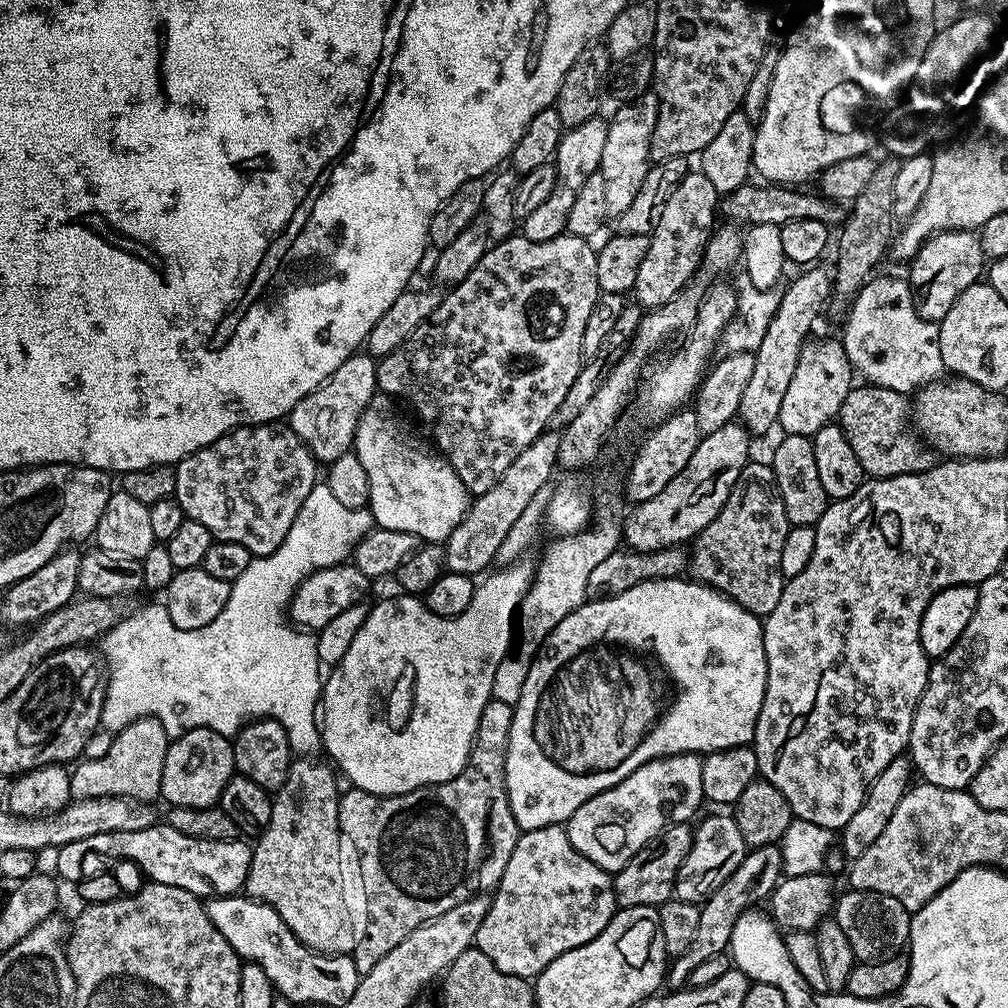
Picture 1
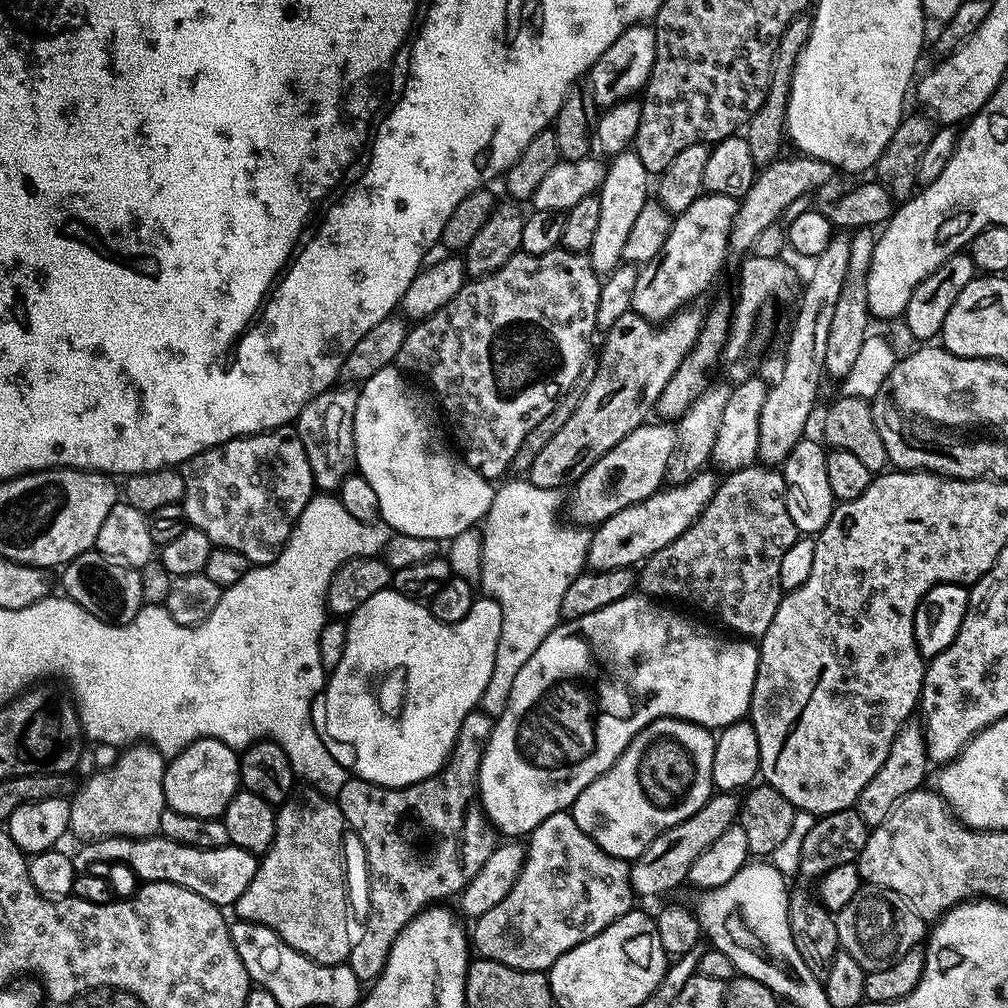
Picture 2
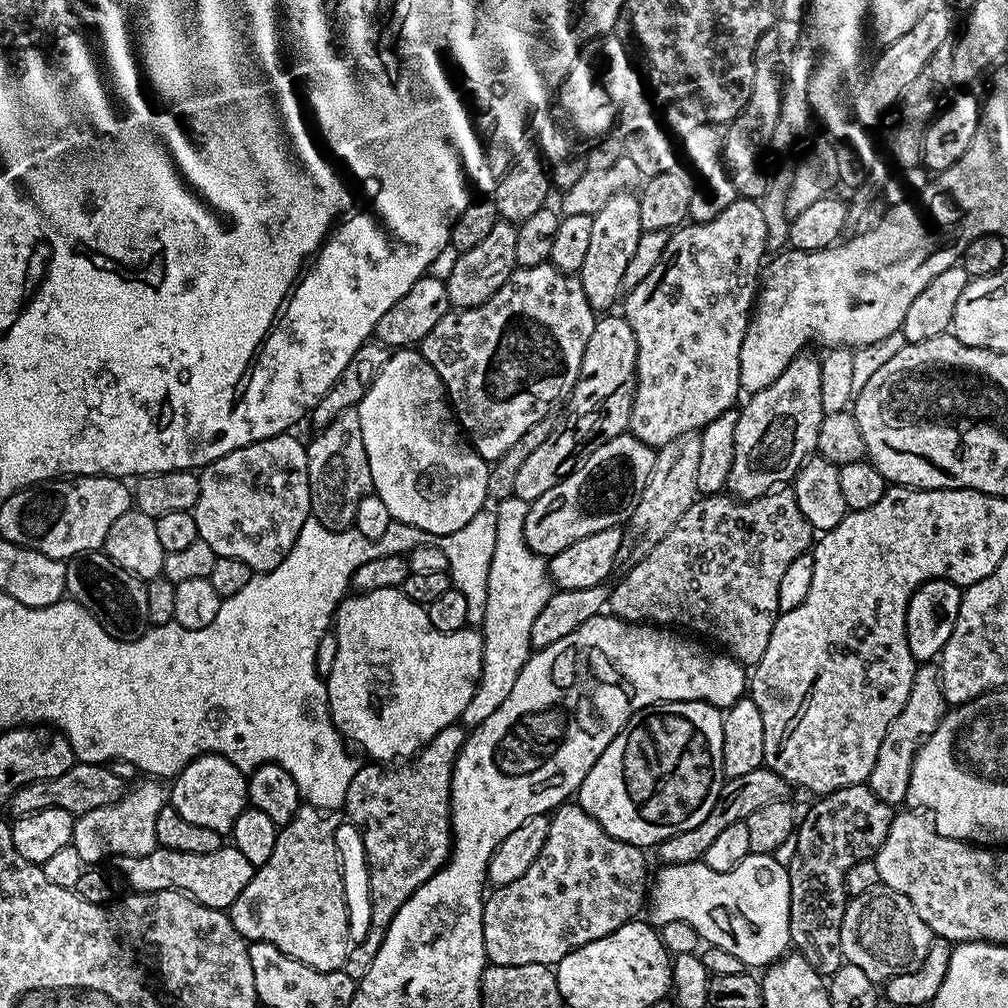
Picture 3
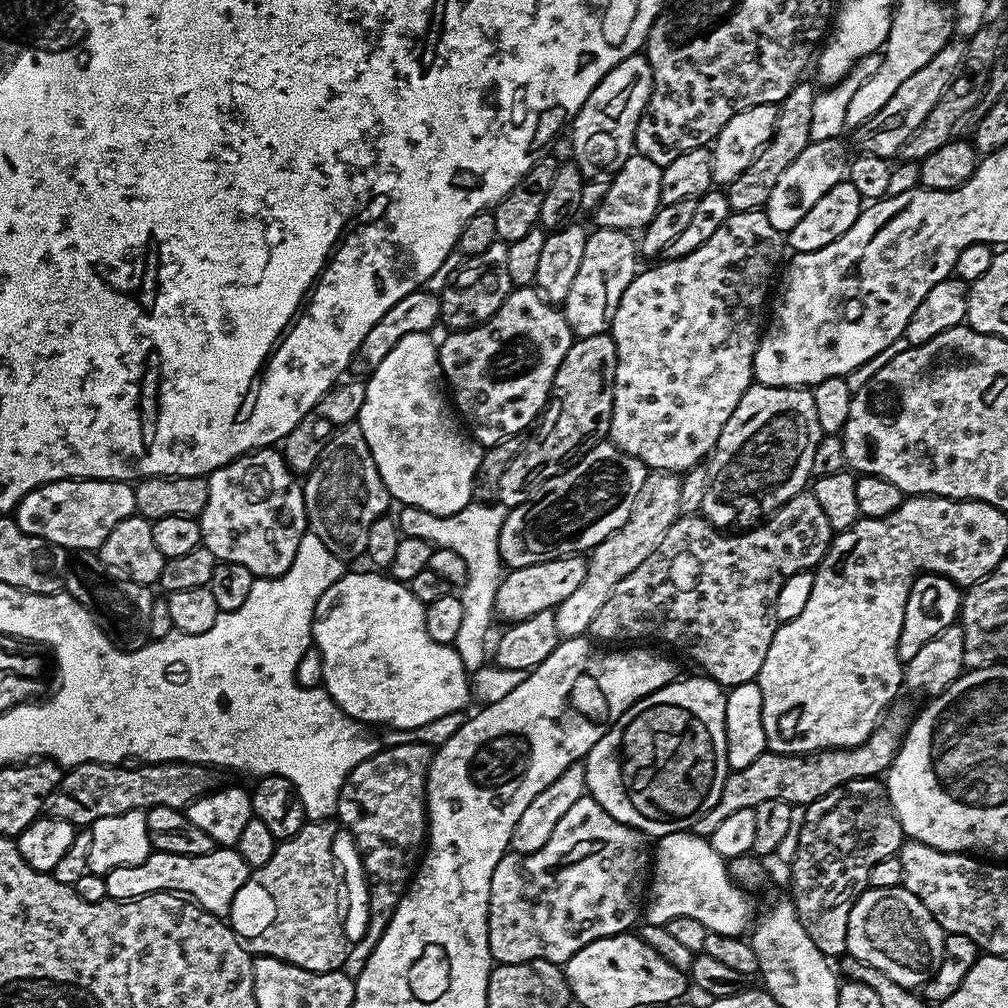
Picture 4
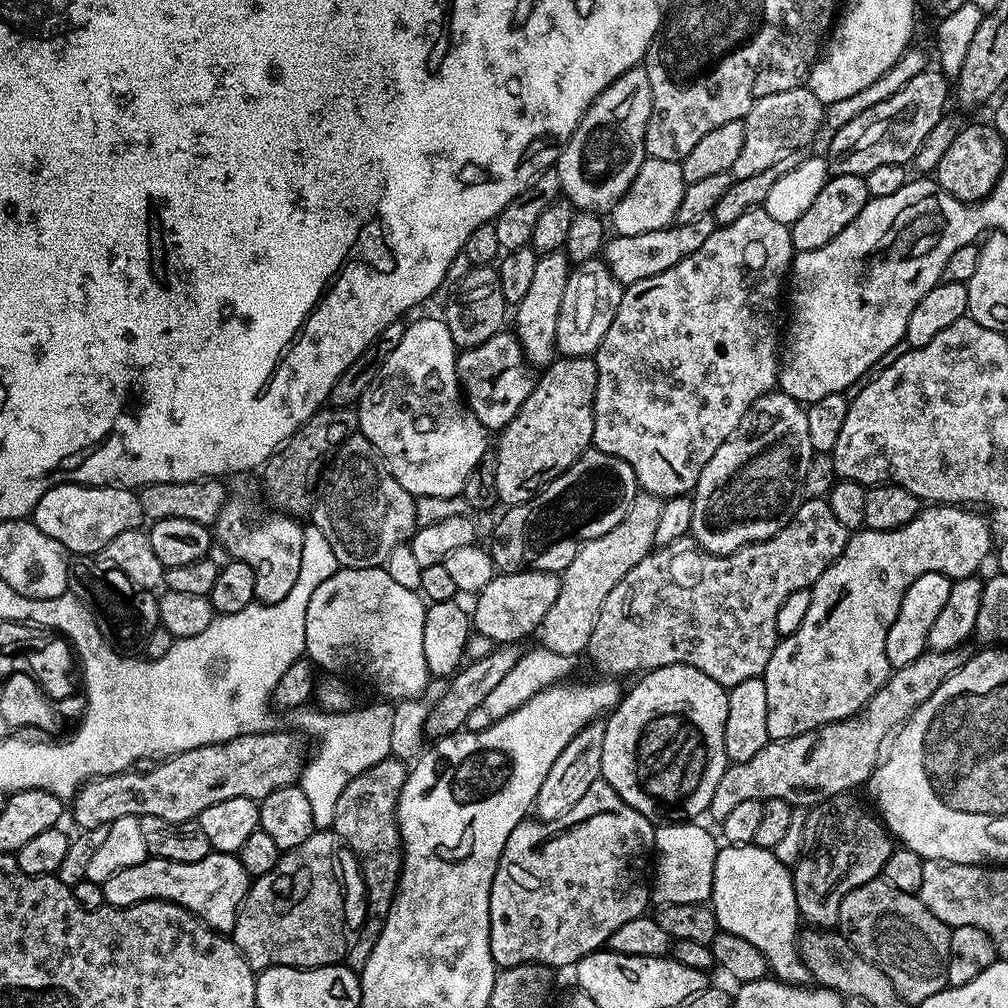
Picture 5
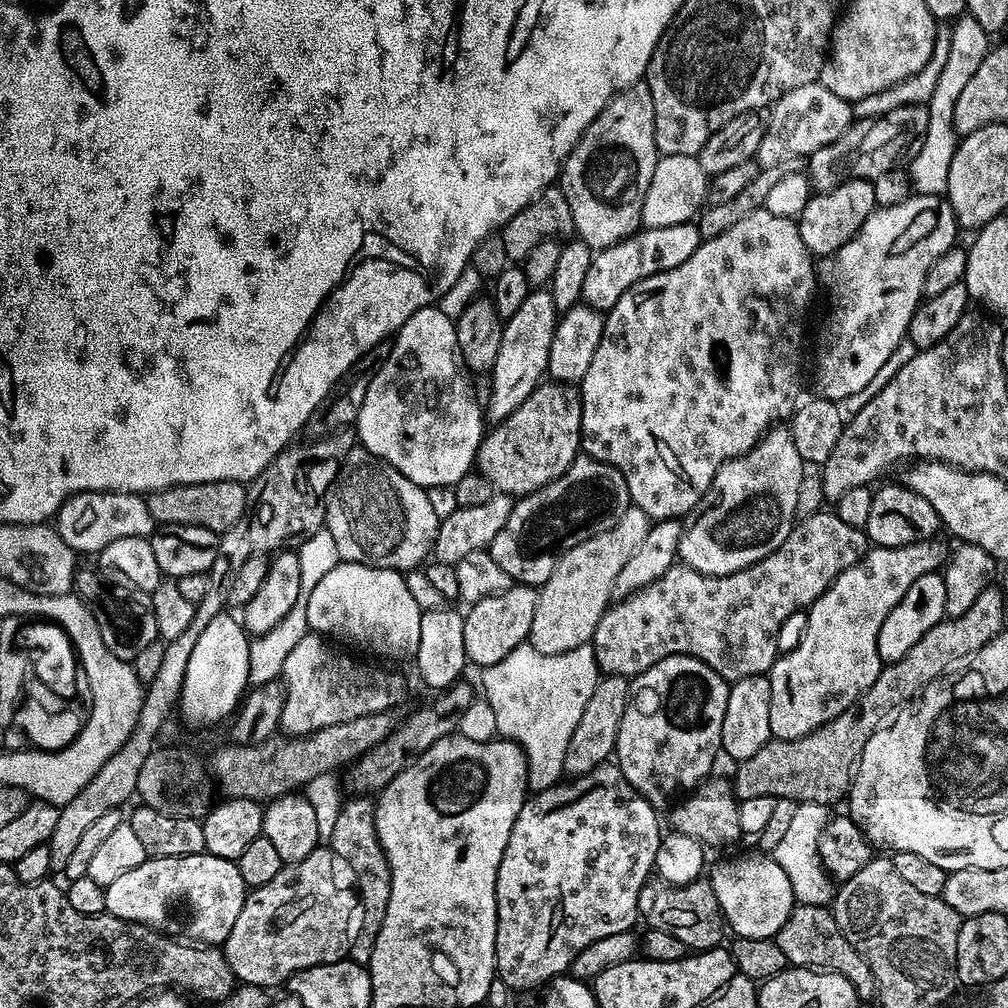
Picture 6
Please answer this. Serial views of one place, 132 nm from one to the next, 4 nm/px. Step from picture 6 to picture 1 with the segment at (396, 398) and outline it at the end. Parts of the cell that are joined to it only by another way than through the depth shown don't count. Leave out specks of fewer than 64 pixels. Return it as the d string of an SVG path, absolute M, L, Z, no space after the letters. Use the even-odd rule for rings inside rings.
M383 394L373 396L356 427L354 451L358 462L362 462L366 469L366 478L370 478L368 502L372 519L381 528L406 530L406 534L414 534L422 542L444 542L468 512L469 490L439 451L431 447L428 449L418 437L412 436L411 426L400 420L398 413L392 412L392 404L393 397Z

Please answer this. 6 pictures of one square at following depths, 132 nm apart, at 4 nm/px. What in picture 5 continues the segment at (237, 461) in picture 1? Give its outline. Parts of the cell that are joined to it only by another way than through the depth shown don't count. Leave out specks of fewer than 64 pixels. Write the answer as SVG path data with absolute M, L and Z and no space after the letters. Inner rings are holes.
M233 495L222 506L214 525L214 536L229 553L231 559L246 562L254 570L254 594L261 604L282 602L298 582L298 566L302 566L302 538L304 528L299 519L287 514L258 516L252 513L252 504L244 496Z

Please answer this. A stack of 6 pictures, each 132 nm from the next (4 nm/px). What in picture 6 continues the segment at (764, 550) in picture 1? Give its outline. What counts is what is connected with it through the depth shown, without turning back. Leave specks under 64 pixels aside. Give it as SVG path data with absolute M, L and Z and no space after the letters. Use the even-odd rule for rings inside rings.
M821 510L814 513L813 516L797 519L786 538L786 542L782 542L782 546L778 546L778 550L766 554L766 558L762 558L758 562L751 564L749 568L743 568L734 574L704 576L700 572L695 572L692 568L686 567L685 564L677 562L673 564L670 570L666 570L666 574L662 574L662 578L650 582L645 588L639 588L637 592L632 592L628 596L617 599L615 603L604 611L590 641L594 650L596 664L600 667L603 675L634 678L639 672L650 670L650 666L654 666L659 660L667 656L693 656L702 662L706 662L706 666L710 666L721 678L729 682L741 680L742 678L750 678L751 676L765 675L771 672L772 663L775 662L778 655L776 643L778 642L778 630L782 626L782 622L786 622L786 618L790 618L790 614L811 608L812 603L831 586L834 578L838 578L838 574L842 574L847 568L858 563L868 553L869 547L870 541L865 529L855 528L848 525L847 522L842 522L842 518L838 518L835 511Z

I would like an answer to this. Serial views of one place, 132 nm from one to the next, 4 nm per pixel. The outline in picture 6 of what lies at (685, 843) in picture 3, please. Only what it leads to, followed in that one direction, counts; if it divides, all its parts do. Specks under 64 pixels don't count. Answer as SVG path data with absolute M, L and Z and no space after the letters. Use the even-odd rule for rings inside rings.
M990 586L978 594L966 614L950 616L930 626L930 630L926 630L926 634L922 634L902 658L881 667L878 678L874 678L871 686L853 704L846 706L846 710L830 722L818 726L818 730L797 740L773 738L754 754L754 758L739 761L737 768L740 769L734 775L737 800L774 796L778 800L790 798L801 804L818 802L829 806L835 805L835 800L843 801L852 786L853 772L866 742L870 742L885 721L909 700L915 700L926 685L967 661L1005 631L1003 595L1005 593L999 587Z

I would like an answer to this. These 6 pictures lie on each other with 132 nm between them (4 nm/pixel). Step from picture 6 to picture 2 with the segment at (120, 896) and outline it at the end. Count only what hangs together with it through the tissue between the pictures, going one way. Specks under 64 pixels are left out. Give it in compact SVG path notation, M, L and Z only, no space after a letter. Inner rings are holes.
M159 834L137 840L125 836L94 840L81 848L84 849L74 856L77 873L83 874L96 866L92 864L125 864L141 876L141 881L157 880L186 886L186 890L194 890L194 894L202 894L202 898L221 906L235 905L246 886L250 886L258 863L257 857L241 848L229 846L218 850L198 850L194 846L170 842Z

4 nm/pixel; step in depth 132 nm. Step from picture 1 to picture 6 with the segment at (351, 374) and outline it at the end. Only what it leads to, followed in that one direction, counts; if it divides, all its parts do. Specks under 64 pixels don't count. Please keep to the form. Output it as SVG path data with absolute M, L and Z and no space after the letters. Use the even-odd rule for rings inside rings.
M363 446L348 451L340 464L340 469L336 471L334 482L324 495L324 528L334 538L334 546L338 546L341 561L350 564L393 568L394 571L405 574L419 569L432 556L432 547L441 519L441 516L434 514L425 489L410 482L410 478L406 478L398 470L394 470L394 466L370 454Z

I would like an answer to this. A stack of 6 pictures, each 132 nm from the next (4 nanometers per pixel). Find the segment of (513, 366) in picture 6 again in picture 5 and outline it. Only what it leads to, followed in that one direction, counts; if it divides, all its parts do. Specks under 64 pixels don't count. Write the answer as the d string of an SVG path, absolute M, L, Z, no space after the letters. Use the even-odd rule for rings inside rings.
M564 250L537 255L534 275L526 298L515 305L516 328L514 335L524 352L524 358L533 369L543 370L557 359L556 331L558 330L558 306L562 306L562 294L570 271L570 261Z

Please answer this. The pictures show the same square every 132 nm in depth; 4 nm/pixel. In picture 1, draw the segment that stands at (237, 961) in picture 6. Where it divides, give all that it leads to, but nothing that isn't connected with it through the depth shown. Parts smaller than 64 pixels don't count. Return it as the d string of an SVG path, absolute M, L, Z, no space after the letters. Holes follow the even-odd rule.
M296 758L288 767L286 782L275 793L272 802L270 822L255 841L250 874L243 891L252 899L270 905L280 915L282 922L286 922L288 929L312 951L323 952L326 956L346 956L356 949L360 936L358 924L356 928L352 912L348 909L348 900L344 897L344 872L340 869L342 788L336 785L337 773L323 759L316 759L320 758Z

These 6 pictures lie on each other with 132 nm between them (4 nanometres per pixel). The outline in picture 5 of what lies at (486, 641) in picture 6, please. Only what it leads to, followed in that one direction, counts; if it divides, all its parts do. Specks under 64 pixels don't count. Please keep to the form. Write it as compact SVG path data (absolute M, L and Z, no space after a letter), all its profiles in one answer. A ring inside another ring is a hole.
M506 572L498 574L482 591L475 593L476 605L470 608L470 624L480 636L493 640L493 645L524 642L539 629L546 610L558 598L560 576L554 572Z

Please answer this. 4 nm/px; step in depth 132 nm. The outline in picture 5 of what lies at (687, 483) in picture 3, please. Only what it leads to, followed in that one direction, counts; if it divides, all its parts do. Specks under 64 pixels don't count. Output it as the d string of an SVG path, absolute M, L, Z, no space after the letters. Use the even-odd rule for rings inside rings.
M643 490L637 491L634 502L630 502L630 510L626 510L626 518L614 526L614 530L606 530L602 538L594 538L586 542L574 554L574 562L566 566L560 576L558 598L554 598L554 606L546 610L546 618L538 629L539 643L546 650L554 650L554 654L566 654L573 658L587 653L590 634L594 634L594 622L598 622L598 610L602 610L602 602L606 602L610 590L642 562L656 548L654 533L662 515L664 500L661 497Z

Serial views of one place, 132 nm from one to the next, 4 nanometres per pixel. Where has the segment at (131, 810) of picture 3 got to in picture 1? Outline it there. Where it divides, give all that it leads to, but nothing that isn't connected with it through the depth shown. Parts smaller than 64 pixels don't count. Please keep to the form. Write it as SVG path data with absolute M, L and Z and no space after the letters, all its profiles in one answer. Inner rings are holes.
M143 716L112 737L109 752L102 758L81 759L70 772L70 790L78 800L92 796L124 796L127 800L156 802L161 799L162 762L166 762L166 750L170 737L160 720Z

